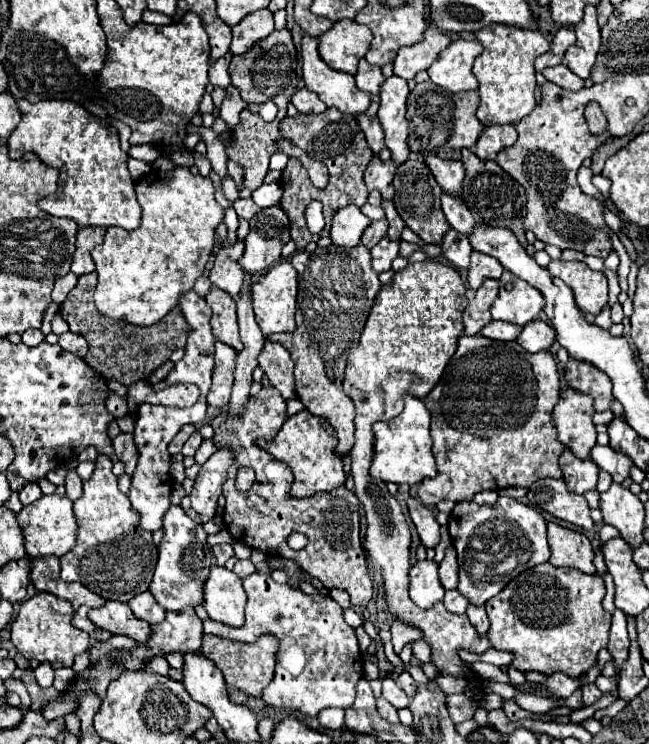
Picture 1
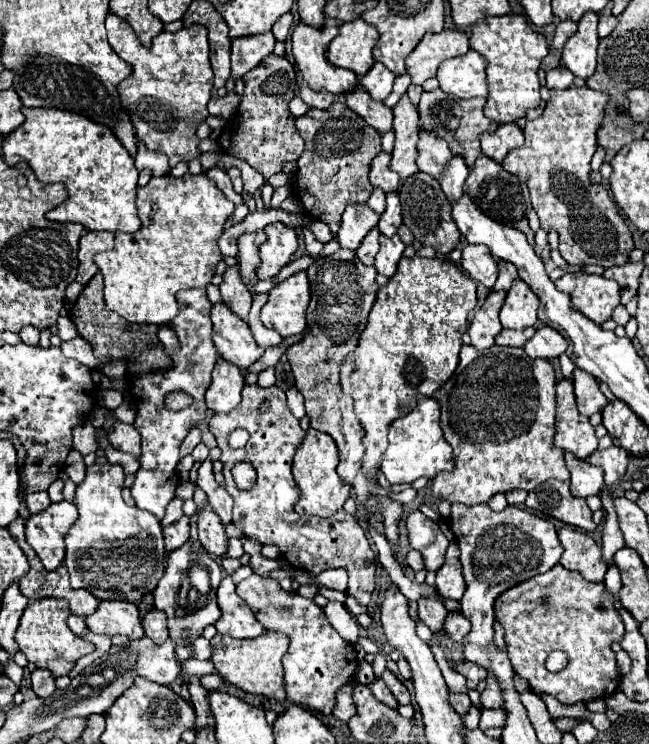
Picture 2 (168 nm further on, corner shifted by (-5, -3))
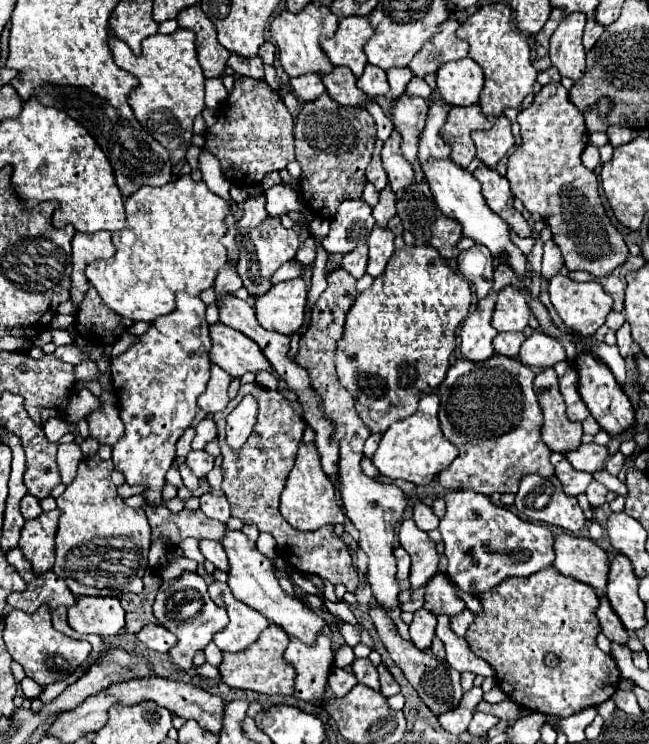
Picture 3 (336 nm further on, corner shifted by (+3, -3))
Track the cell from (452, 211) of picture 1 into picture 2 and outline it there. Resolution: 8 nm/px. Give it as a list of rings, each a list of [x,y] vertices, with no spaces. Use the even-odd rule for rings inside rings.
[[[452,156],[448,160],[448,166],[446,170],[440,174],[440,184],[442,184],[442,190],[444,194],[448,196],[450,202],[454,202],[456,198],[460,198],[464,194],[462,186],[468,178],[468,166],[464,164],[464,158],[462,156]]]

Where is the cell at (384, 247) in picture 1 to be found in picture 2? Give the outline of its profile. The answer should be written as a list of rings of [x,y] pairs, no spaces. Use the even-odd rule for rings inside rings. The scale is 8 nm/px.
[[[394,234],[392,238],[386,238],[382,236],[380,238],[380,250],[376,254],[376,262],[374,262],[374,268],[378,270],[378,274],[384,274],[386,278],[394,276],[396,272],[396,266],[402,258],[402,252],[404,252],[404,242],[400,240],[398,234]]]

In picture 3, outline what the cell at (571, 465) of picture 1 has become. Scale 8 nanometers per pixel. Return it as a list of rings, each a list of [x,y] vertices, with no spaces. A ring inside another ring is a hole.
[[[552,452],[552,466],[556,468],[556,476],[562,482],[562,488],[568,496],[578,496],[582,492],[586,492],[588,484],[592,482],[592,474],[590,472],[580,472],[574,470],[572,464],[566,460],[564,454],[560,452]]]

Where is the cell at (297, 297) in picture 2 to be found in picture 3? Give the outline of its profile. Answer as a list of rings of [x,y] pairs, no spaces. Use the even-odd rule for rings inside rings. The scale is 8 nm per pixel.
[[[302,278],[280,282],[256,300],[256,318],[262,328],[292,336],[304,324],[308,286]]]

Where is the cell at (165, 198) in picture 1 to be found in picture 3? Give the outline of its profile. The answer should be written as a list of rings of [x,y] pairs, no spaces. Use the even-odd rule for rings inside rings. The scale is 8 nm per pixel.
[[[180,176],[158,188],[140,186],[134,194],[126,196],[124,202],[128,222],[126,228],[120,232],[121,237],[118,232],[112,234],[116,254],[108,260],[100,258],[96,262],[90,262],[86,268],[86,276],[98,290],[104,304],[116,314],[130,320],[154,322],[158,316],[164,316],[174,310],[174,294],[178,290],[198,296],[202,290],[214,284],[218,270],[228,260],[226,248],[220,244],[220,236],[226,232],[224,218],[230,214],[230,206],[224,198],[210,192],[206,182],[194,182],[190,176]]]

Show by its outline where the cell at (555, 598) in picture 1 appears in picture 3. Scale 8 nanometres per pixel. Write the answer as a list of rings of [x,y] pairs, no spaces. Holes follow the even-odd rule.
[[[548,566],[532,576],[500,582],[496,588],[480,594],[480,602],[484,612],[474,618],[466,640],[470,648],[496,670],[498,686],[522,708],[564,718],[580,712],[582,708],[600,706],[618,690],[620,670],[614,658],[596,646],[596,636],[602,632],[600,622],[596,622],[596,606],[600,606],[600,600],[592,586],[568,578],[554,566]],[[546,652],[560,656],[558,668],[548,668],[544,664]]]

